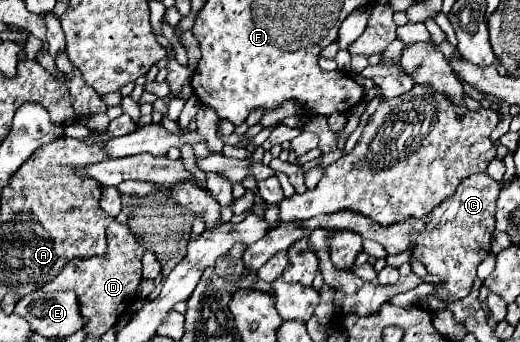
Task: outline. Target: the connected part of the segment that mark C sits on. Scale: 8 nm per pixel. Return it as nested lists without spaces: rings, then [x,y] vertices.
[[[478,173],[466,177],[456,193],[450,199],[444,199],[426,219],[406,219],[406,223],[394,223],[394,227],[378,227],[374,221],[366,219],[366,215],[358,215],[354,211],[338,211],[334,215],[318,215],[314,219],[306,219],[300,223],[290,225],[278,225],[270,229],[258,243],[248,245],[250,263],[246,263],[248,269],[256,271],[266,261],[270,261],[276,253],[286,251],[296,241],[310,235],[310,231],[322,227],[322,229],[350,229],[360,233],[364,239],[374,239],[388,253],[402,253],[406,249],[412,249],[412,257],[416,257],[428,273],[432,273],[436,279],[440,279],[440,299],[450,295],[450,301],[462,299],[472,291],[472,283],[476,279],[476,267],[490,255],[490,237],[494,233],[494,211],[496,211],[496,197],[498,197],[500,185],[488,177],[488,173]]]

